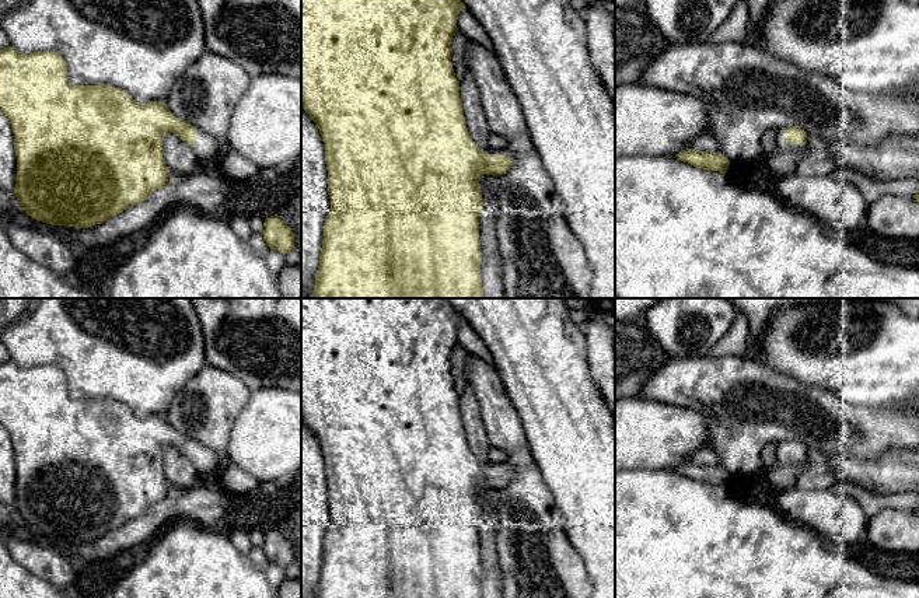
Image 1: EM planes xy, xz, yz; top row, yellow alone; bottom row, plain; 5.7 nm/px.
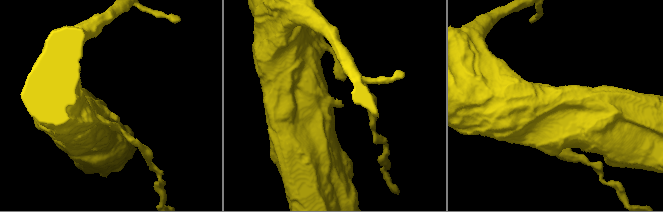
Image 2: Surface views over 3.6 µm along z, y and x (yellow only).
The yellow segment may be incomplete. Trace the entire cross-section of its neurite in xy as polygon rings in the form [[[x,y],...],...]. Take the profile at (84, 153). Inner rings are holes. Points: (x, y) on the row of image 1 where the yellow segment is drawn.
[[[11,46],[0,49],[0,111],[8,118],[14,133],[14,193],[28,216],[52,225],[88,228],[101,224],[168,186],[170,169],[163,153],[168,132],[189,144],[200,162],[217,162],[230,150],[226,141],[177,118],[164,102],[139,104],[127,91],[109,84],[71,84],[66,60],[52,50],[25,55]]]

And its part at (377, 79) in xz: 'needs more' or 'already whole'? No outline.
needs more

